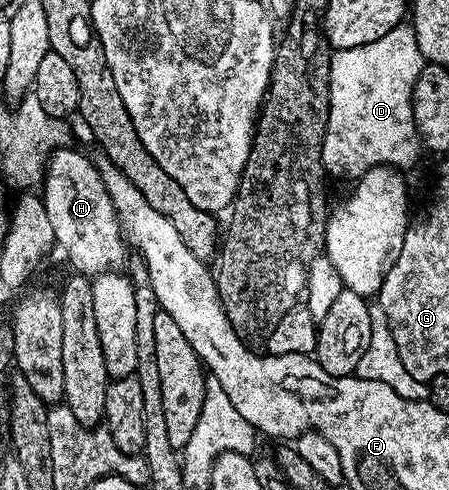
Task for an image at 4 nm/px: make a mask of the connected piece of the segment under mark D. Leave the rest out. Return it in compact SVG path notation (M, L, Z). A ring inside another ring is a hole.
M401 24L395 26L390 32L386 32L386 36L382 36L379 40L374 40L374 44L362 44L358 48L346 48L339 51L338 54L338 86L340 82L340 102L336 96L329 97L328 113L332 115L327 119L328 127L326 128L326 136L322 144L322 156L320 162L323 164L325 171L329 175L332 174L352 174L351 176L359 176L365 174L367 170L374 166L391 166L393 168L405 168L404 166L412 166L416 162L416 157L422 154L422 143L420 141L420 133L416 131L416 121L414 120L414 112L412 111L412 89L418 80L418 76L422 72L422 68L426 65L422 52L416 43L416 33L412 30L411 25ZM340 110L340 118L335 118L335 114Z

